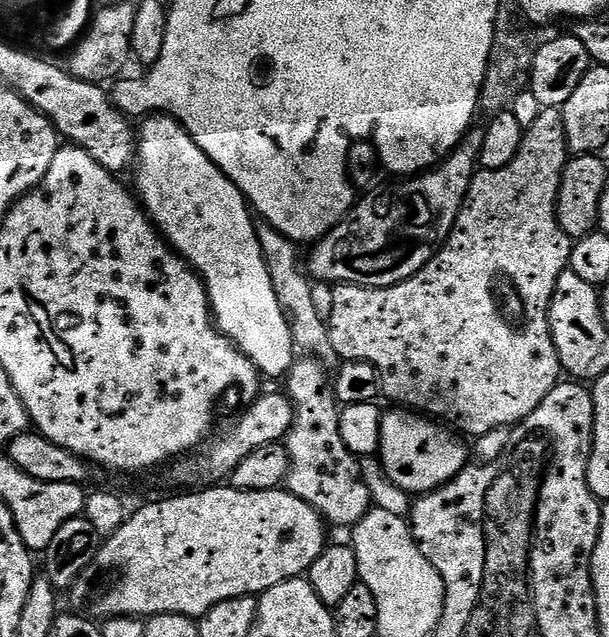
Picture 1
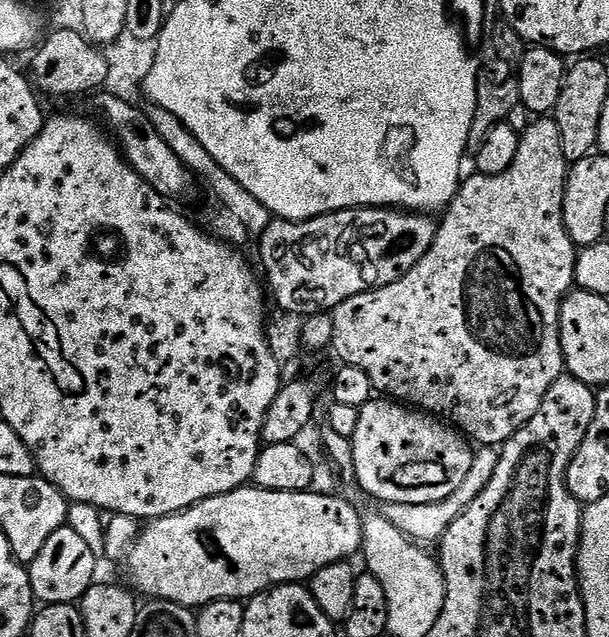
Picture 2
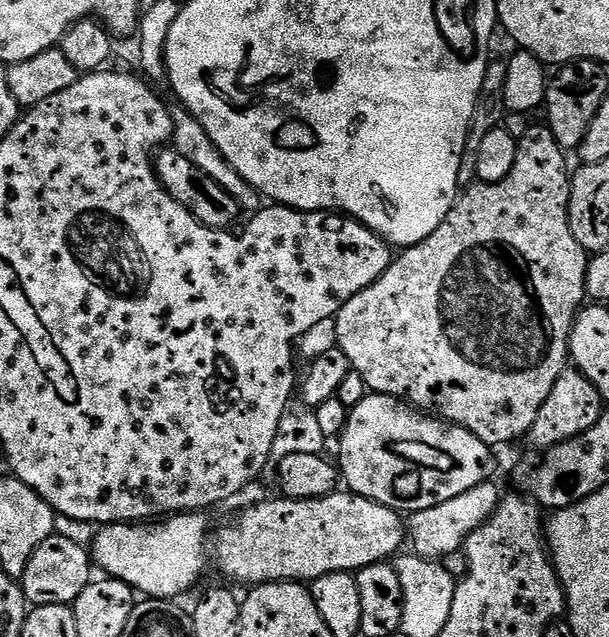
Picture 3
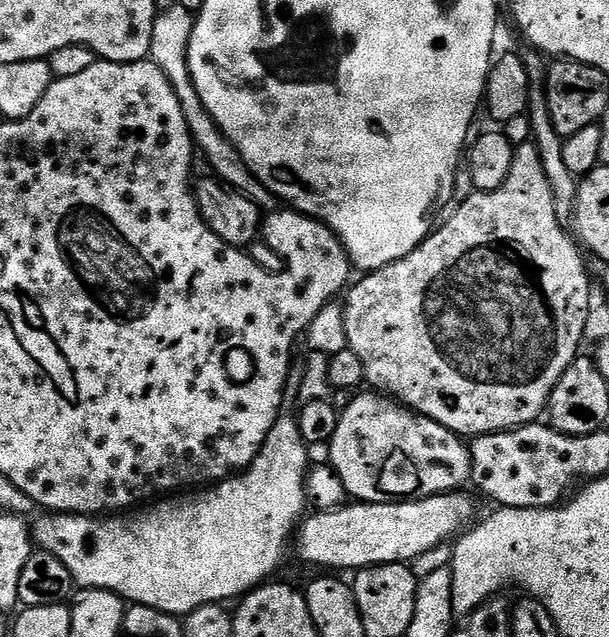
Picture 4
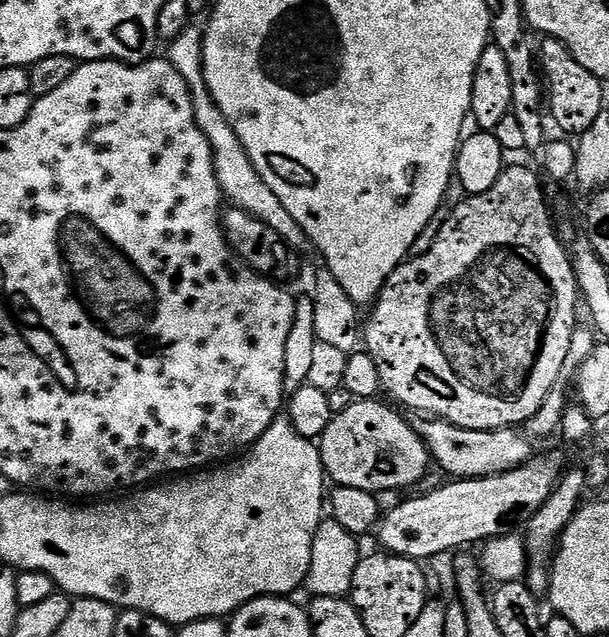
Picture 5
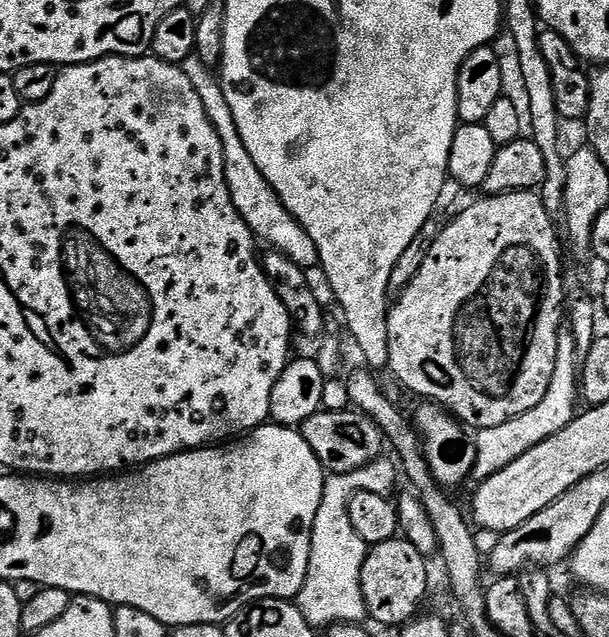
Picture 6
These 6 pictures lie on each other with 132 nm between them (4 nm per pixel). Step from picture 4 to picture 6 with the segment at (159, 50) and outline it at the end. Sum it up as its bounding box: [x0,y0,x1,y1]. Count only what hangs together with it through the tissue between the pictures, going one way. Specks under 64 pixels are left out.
[182,54,319,269]

